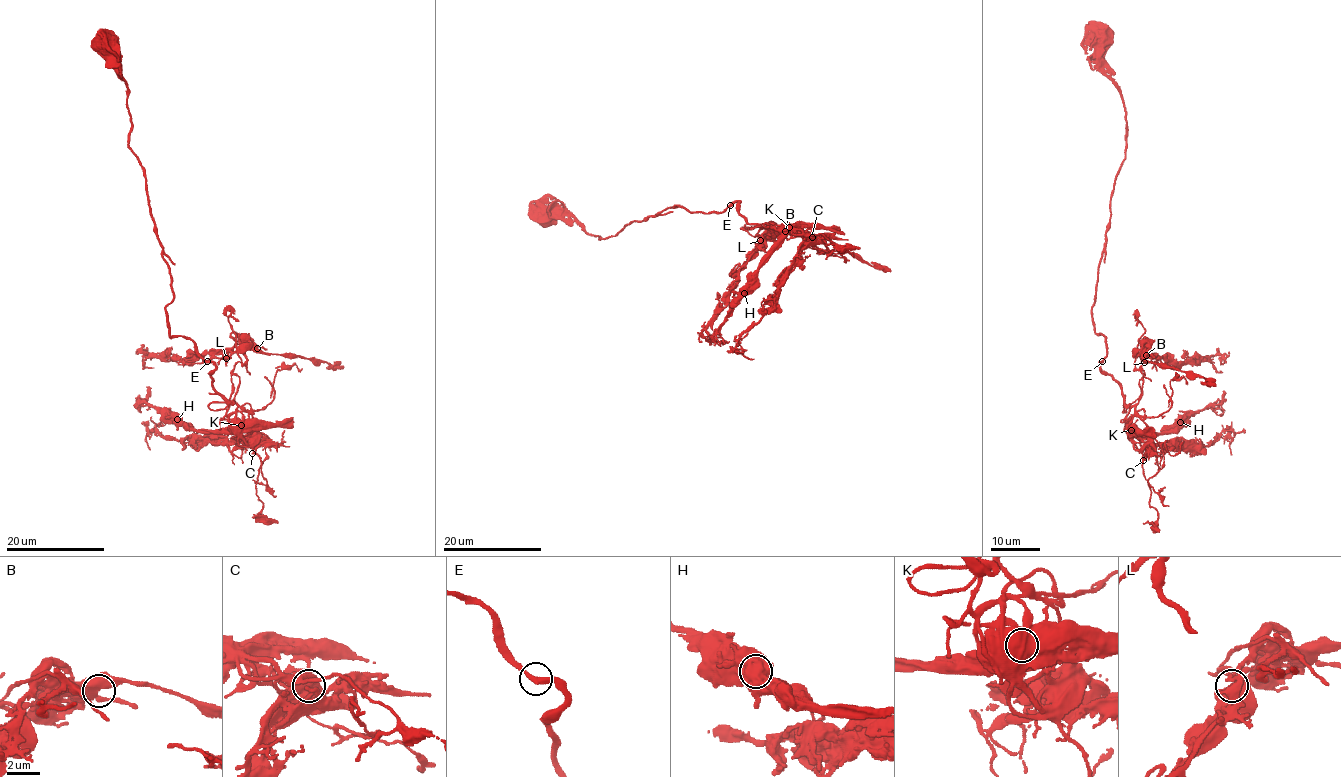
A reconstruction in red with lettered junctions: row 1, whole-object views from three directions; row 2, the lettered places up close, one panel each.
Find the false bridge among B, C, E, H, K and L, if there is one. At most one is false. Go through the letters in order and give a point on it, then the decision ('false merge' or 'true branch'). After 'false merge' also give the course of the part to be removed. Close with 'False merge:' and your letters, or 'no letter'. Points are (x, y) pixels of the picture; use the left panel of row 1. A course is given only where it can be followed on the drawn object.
B: at (257, 348); true branch
C: at (252, 453); true branch
E: at (207, 361); true branch
H: at (177, 419); true branch
K: at (241, 425); false merge; foreign part runs (241, 425), (226, 429), (190, 427), (146, 402), (151, 388)
L: at (226, 358); true branch
False merge: K

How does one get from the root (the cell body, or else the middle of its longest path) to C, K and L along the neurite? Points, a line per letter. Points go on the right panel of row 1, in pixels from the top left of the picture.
C: (1106, 37), (1126, 145), (1091, 320), (1106, 339), (1100, 368), (1121, 388), (1143, 460)
K: (1106, 37), (1104, 57), (1123, 101), (1126, 145), (1091, 320), (1106, 339), (1100, 368), (1121, 388), (1131, 429)
L: (1106, 37), (1126, 145), (1091, 320), (1106, 339), (1100, 368), (1125, 404), (1141, 393), (1135, 358), (1144, 362)

